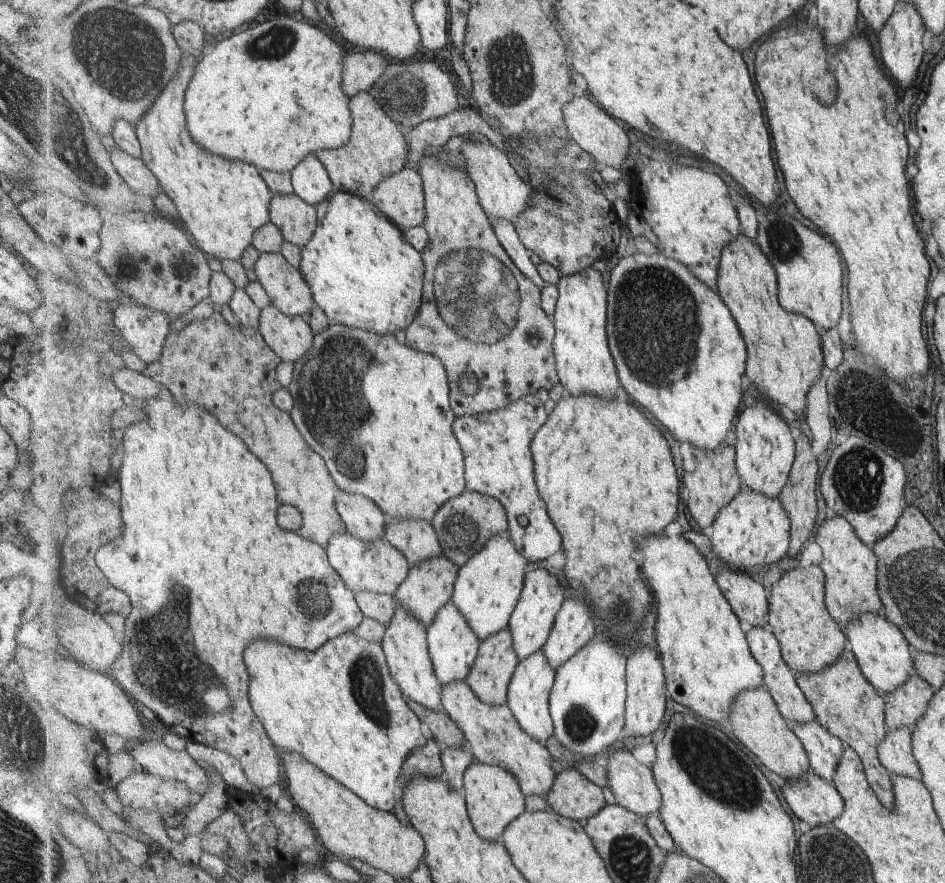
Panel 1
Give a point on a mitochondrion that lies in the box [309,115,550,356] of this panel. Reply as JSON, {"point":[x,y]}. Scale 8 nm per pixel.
{"point":[470,297]}

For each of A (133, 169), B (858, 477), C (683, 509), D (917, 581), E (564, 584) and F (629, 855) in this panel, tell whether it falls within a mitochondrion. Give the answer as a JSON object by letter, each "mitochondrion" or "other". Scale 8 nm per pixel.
{"A":"other","B":"mitochondrion","C":"other","D":"mitochondrion","E":"other","F":"mitochondrion"}

